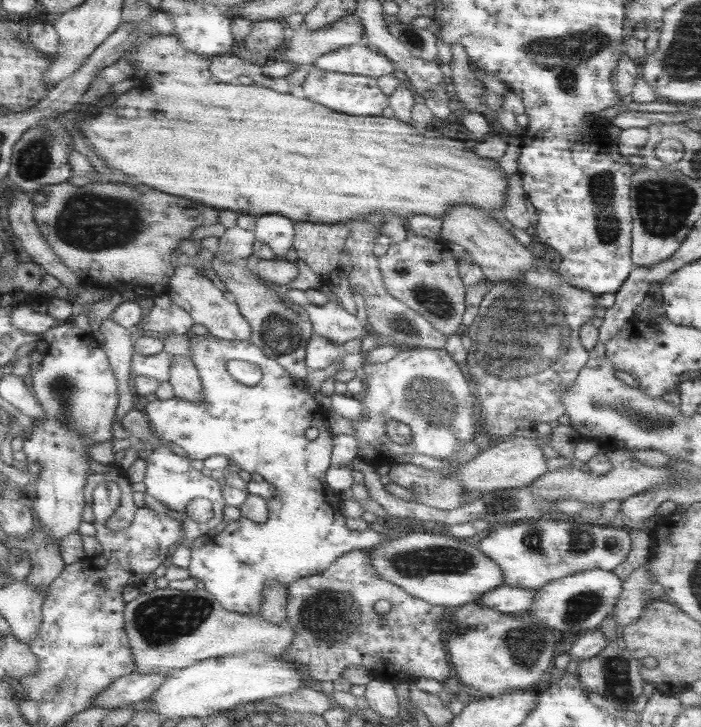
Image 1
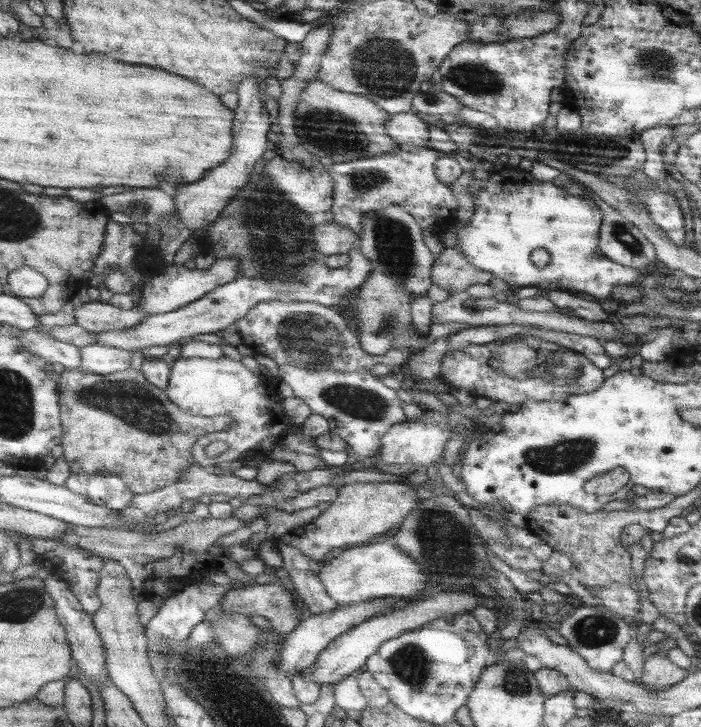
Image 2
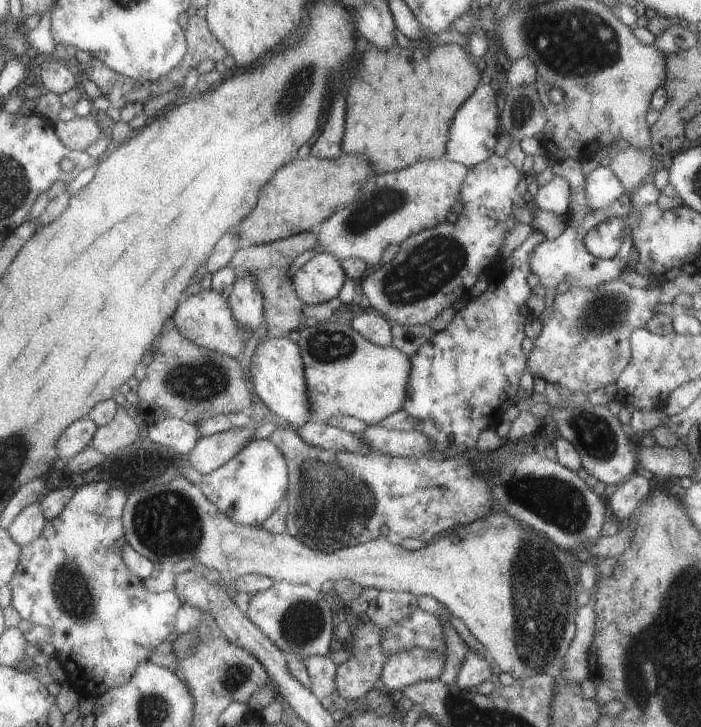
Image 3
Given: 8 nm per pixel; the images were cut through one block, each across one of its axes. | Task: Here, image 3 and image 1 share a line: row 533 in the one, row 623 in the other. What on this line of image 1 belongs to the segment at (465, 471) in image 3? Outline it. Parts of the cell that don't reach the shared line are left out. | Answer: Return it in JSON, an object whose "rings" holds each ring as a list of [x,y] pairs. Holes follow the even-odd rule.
{"rings":[[[355,550],[341,556],[321,576],[301,578],[293,582],[293,586],[289,588],[289,620],[285,626],[293,628],[295,638],[291,648],[285,652],[285,656],[305,674],[305,682],[333,684],[337,680],[341,682],[349,668],[367,668],[375,674],[375,678],[385,682],[393,680],[399,684],[413,684],[419,678],[423,678],[443,684],[445,680],[451,678],[451,670],[453,670],[449,644],[445,636],[449,616],[451,616],[451,608],[433,606],[431,602],[415,598],[413,594],[405,592],[401,586],[381,578],[373,568],[369,554],[363,550]],[[379,600],[389,600],[393,606],[385,620],[375,612],[375,604]]]}

